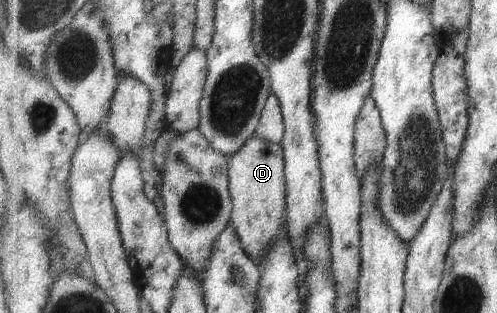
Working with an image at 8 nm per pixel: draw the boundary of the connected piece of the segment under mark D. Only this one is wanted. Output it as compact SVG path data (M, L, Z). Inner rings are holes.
M254 135L228 159L229 188L233 201L231 225L236 228L247 254L260 265L260 262L267 258L267 253L281 235L286 222L287 179L284 152L281 144L273 144L271 141L264 140L263 137Z

